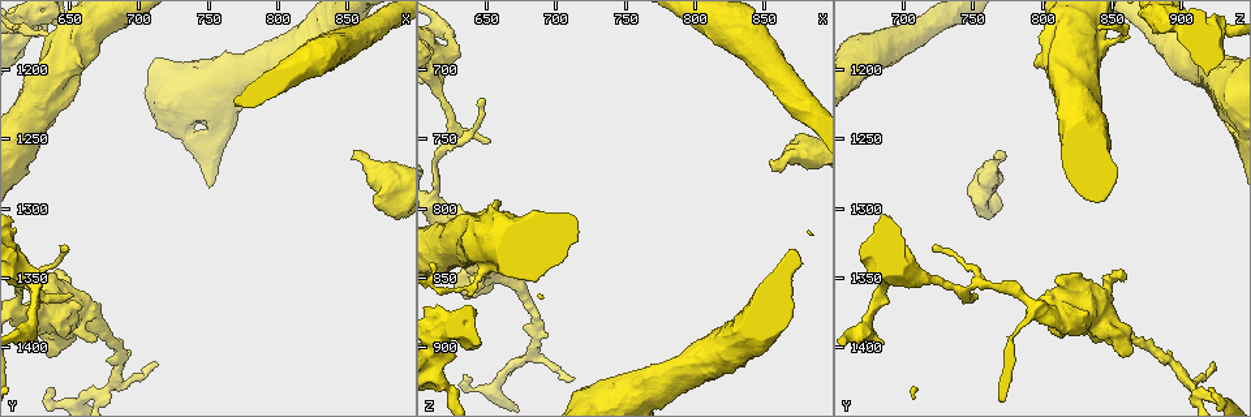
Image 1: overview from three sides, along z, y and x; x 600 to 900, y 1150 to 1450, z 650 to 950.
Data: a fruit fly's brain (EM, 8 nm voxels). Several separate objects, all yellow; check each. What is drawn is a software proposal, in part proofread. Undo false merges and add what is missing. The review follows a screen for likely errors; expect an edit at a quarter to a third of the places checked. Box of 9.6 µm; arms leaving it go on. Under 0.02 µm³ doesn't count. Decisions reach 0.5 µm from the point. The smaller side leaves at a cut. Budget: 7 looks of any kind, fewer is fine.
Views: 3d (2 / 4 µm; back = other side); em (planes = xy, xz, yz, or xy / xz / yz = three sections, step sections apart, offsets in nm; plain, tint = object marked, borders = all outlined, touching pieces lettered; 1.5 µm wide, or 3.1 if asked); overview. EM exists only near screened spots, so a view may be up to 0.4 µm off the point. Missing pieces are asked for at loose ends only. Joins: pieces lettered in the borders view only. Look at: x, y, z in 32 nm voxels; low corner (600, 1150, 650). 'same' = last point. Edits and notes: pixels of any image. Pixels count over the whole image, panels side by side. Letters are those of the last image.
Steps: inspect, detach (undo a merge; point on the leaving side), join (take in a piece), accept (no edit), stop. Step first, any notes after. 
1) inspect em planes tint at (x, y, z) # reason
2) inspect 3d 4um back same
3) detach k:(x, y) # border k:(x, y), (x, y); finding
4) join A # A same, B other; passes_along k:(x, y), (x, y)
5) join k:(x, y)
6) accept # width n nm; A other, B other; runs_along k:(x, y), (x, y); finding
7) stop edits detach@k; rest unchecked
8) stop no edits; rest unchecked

inspect em xy step 4 tint at (638, 1430, 922) # branch stops here

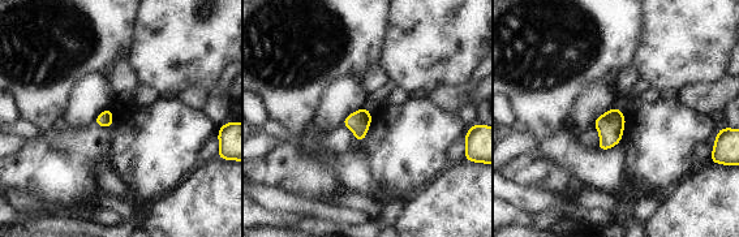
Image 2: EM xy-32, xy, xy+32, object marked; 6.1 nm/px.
inspect em planes tint same # another direction

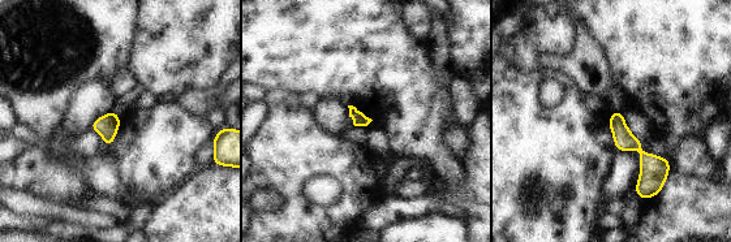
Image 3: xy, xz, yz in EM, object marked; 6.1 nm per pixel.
inspect em planes borders same # what lies round it

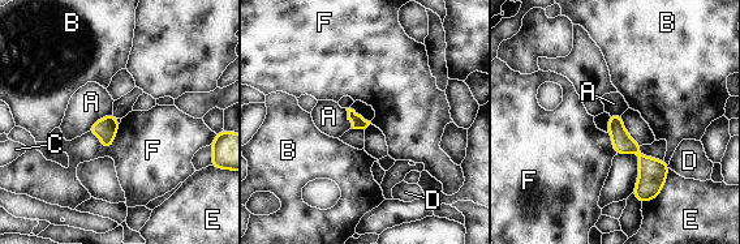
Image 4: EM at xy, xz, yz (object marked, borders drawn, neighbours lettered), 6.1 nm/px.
accept # A other, B other, C other, D other, E other, F other; runs_along 4:(611, 118), (645, 163), (645, 193); none of them fits

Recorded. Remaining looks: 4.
inspect 3d 4um at (712, 1410, 924) # branch stops here

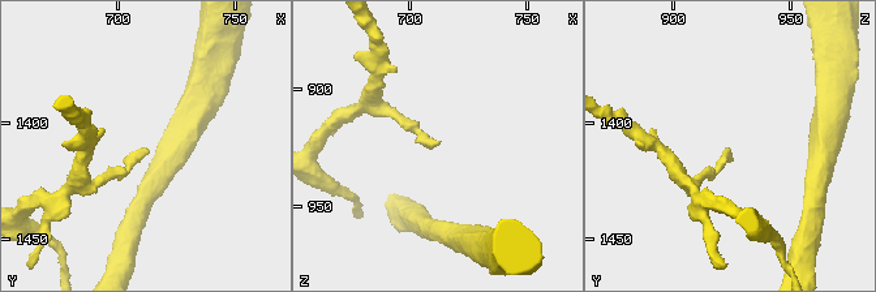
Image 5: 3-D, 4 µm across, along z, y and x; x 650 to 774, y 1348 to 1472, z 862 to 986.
inspect em planes plain at (713, 1413, 921)

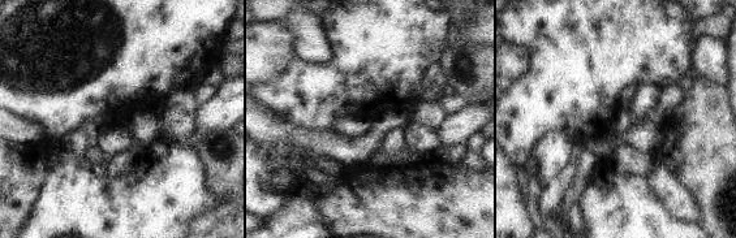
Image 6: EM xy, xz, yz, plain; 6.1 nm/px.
inspect em planes borders same

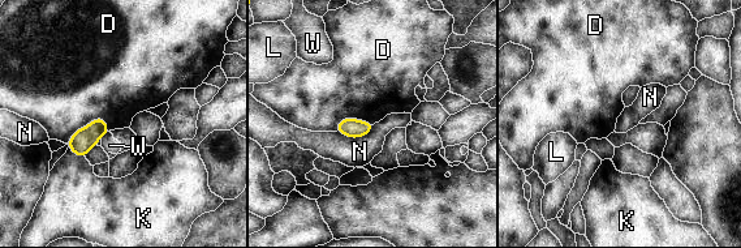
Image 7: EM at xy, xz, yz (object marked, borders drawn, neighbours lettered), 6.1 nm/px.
accept # D other, K other, L other, N other, W other; border 7:(111, 129), (95, 118), (67, 144); no lettered piece goes on from it

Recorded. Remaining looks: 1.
inspect em planes borders at (626, 1172, 932) # calibre changes

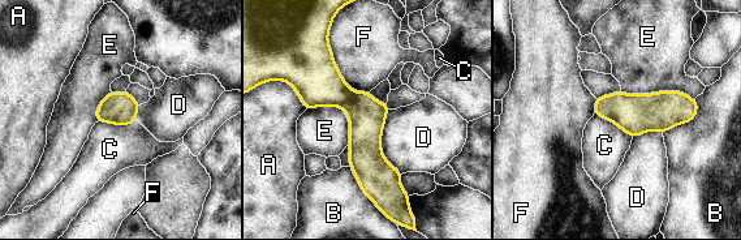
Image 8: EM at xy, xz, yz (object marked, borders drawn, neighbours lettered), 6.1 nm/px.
detach 8:(317, 80) # A other, B other, C other, D other, E other, F other; border 8:(356, 93), (340, 106); a second cell is stuck on

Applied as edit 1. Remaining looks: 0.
stop edits detach@8; rest unchecked

